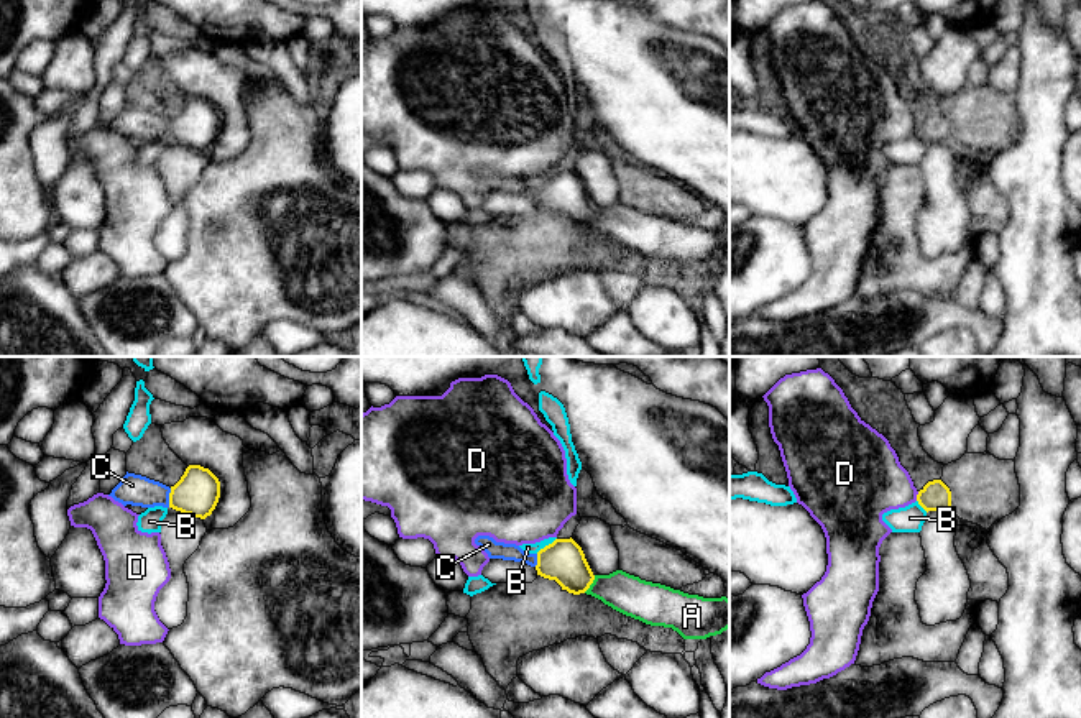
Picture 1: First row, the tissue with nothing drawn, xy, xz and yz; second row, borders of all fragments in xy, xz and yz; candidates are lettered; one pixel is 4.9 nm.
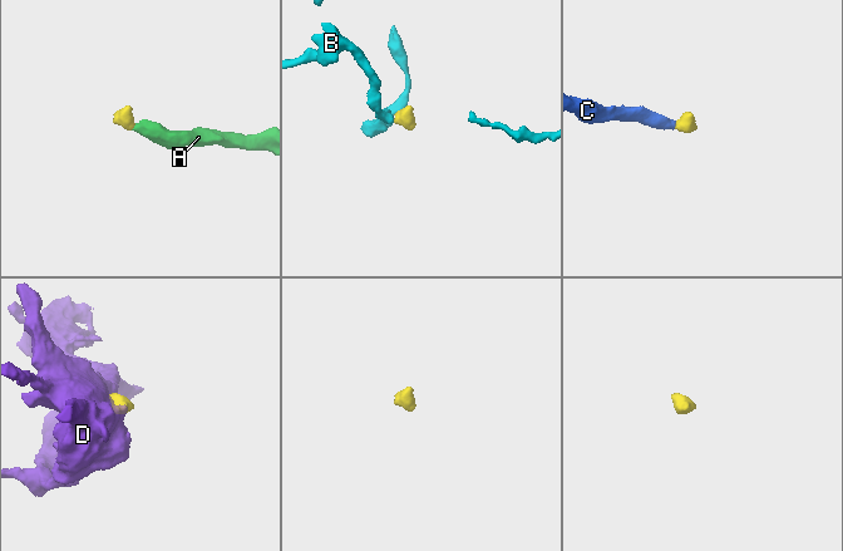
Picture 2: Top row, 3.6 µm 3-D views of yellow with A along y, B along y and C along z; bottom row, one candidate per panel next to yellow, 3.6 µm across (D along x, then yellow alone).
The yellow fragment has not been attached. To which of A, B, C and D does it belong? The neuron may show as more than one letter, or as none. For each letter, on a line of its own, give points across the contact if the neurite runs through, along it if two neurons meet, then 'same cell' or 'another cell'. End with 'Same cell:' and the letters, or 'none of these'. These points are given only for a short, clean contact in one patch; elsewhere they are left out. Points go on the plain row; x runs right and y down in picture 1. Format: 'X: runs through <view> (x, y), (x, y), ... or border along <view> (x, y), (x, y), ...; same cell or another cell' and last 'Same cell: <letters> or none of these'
A: runs through xz (562, 193), (582, 212), (592, 214), (626, 225); same cell
B: border along xz (556, 170), (536, 184); another cell
C: same cell
D: border along yz (919, 124), (915, 132); another cell
Same cell: A, C

